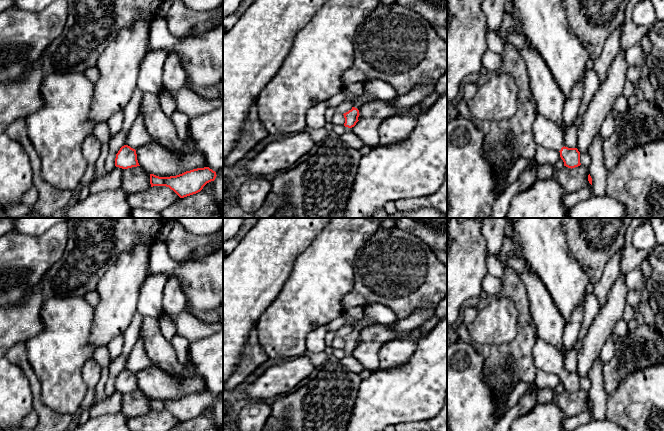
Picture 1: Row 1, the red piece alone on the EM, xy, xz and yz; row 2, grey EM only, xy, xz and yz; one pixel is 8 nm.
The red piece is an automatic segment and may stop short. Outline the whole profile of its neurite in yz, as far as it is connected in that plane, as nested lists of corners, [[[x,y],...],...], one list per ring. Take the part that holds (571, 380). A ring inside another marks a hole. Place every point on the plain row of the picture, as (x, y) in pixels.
[[[538,335],[532,354],[536,370],[559,375],[564,390],[568,392],[572,393],[581,389],[578,373],[565,371],[562,353],[555,346],[543,341]]]

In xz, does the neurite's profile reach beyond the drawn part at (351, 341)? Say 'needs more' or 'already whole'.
needs more

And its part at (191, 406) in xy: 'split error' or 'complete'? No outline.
complete

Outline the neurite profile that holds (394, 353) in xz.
[[[397,338],[384,343],[378,352],[379,369],[391,369],[406,364],[417,347],[417,341]]]

